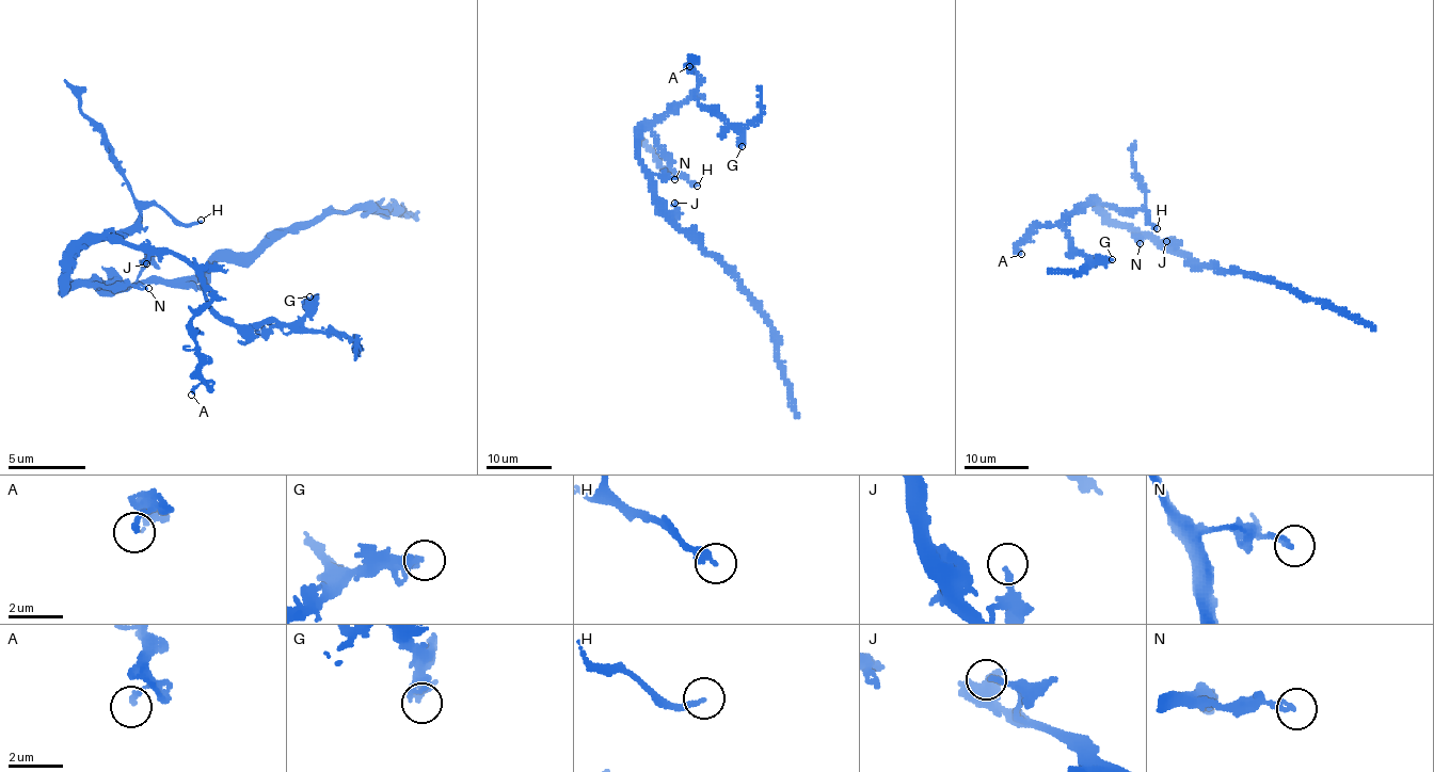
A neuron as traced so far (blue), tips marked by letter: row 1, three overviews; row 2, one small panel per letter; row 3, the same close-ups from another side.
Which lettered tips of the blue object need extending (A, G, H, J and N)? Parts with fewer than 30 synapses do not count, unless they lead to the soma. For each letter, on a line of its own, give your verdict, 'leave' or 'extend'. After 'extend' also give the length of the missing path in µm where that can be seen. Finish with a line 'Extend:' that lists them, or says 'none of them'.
A: leave
G: leave
H: extend; about 10 µm are missing
J: leave
N: leave
Extend: H

